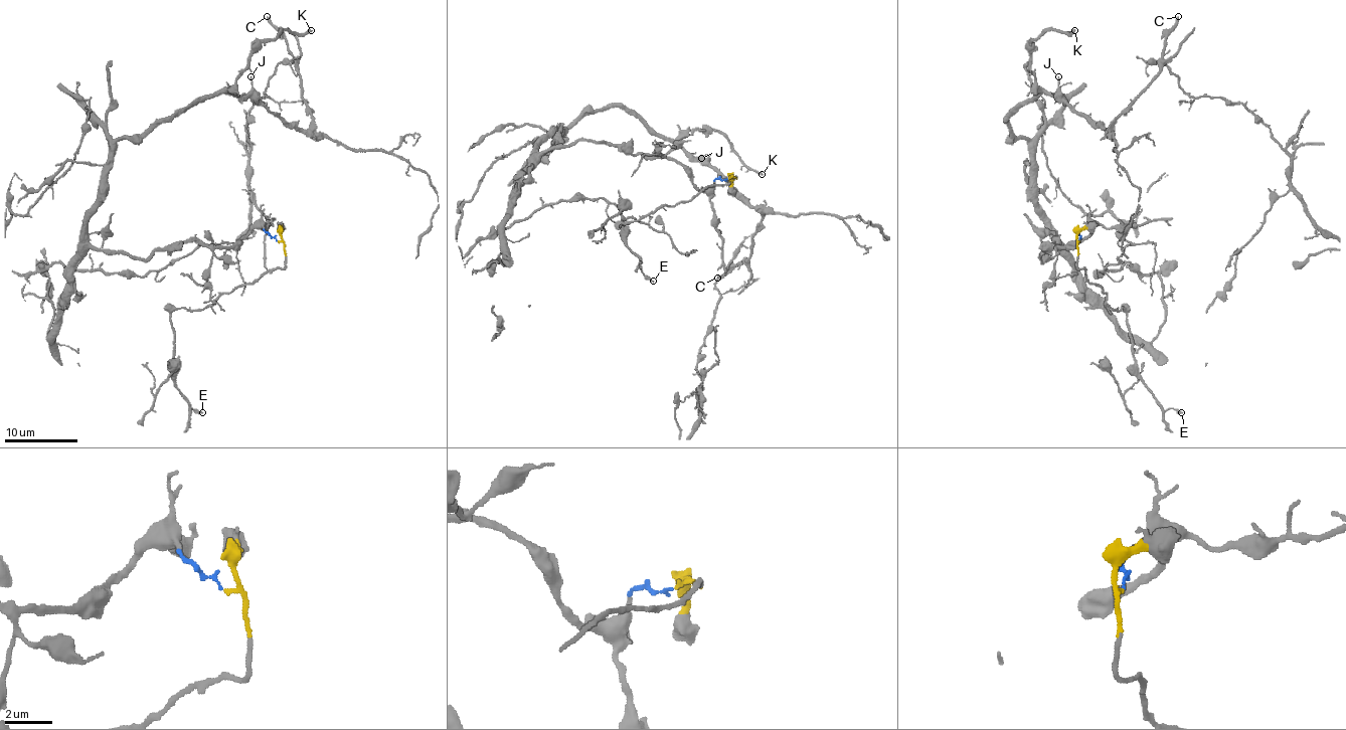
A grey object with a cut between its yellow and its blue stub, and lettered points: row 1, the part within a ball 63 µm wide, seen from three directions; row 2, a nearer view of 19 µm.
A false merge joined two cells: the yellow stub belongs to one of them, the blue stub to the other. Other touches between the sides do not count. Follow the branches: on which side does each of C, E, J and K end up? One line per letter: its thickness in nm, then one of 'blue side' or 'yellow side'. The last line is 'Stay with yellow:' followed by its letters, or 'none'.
C: 260 nm thick; blue side
E: 240 nm thick; yellow side
J: 150 nm thick; blue side
K: 240 nm thick; blue side
Stay with yellow: E

